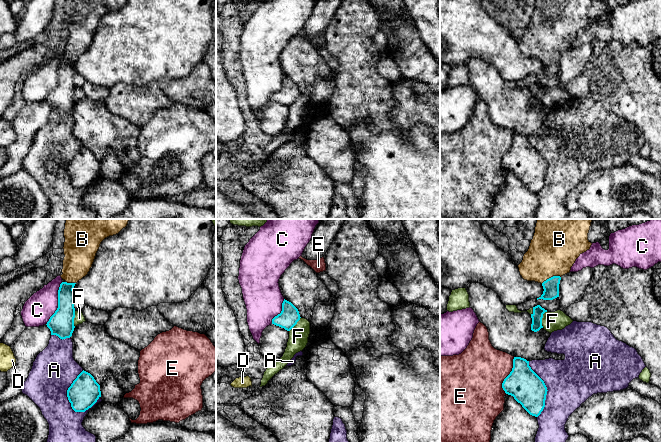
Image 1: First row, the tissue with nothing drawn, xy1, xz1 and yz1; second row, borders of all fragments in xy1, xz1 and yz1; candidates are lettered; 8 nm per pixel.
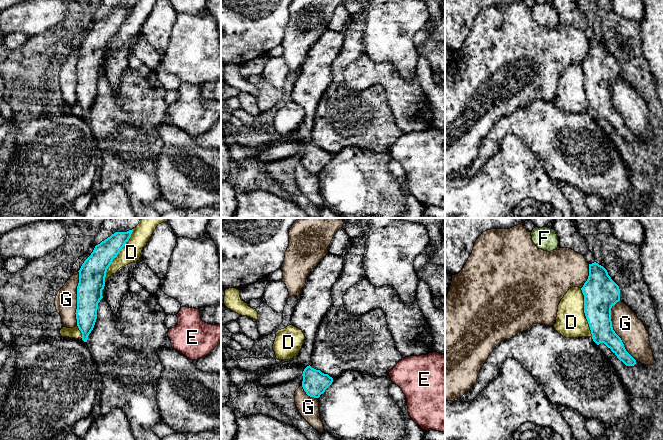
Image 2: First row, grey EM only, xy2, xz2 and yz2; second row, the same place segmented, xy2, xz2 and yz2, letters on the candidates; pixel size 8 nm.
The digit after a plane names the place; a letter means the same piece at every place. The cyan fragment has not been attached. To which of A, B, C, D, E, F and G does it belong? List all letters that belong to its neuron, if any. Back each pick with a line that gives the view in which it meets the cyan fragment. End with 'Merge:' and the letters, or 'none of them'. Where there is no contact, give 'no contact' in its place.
B: contact in yz1
Merge: B

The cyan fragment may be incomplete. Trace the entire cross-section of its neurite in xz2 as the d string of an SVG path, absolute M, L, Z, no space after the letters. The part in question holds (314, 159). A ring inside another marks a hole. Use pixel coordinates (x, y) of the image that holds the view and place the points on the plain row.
M307 142L303 147L302 163L310 173L319 174L321 170L332 160L333 154L320 146Z

